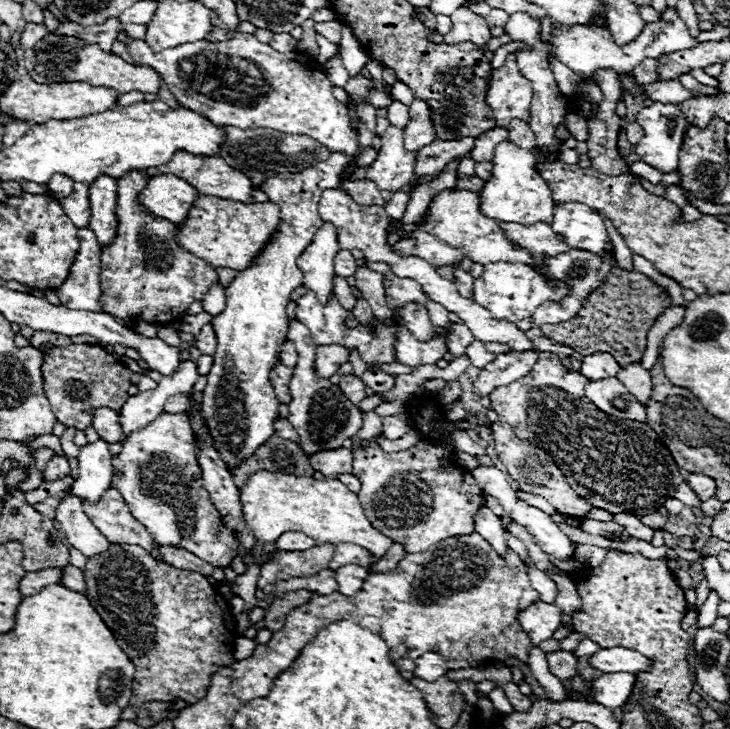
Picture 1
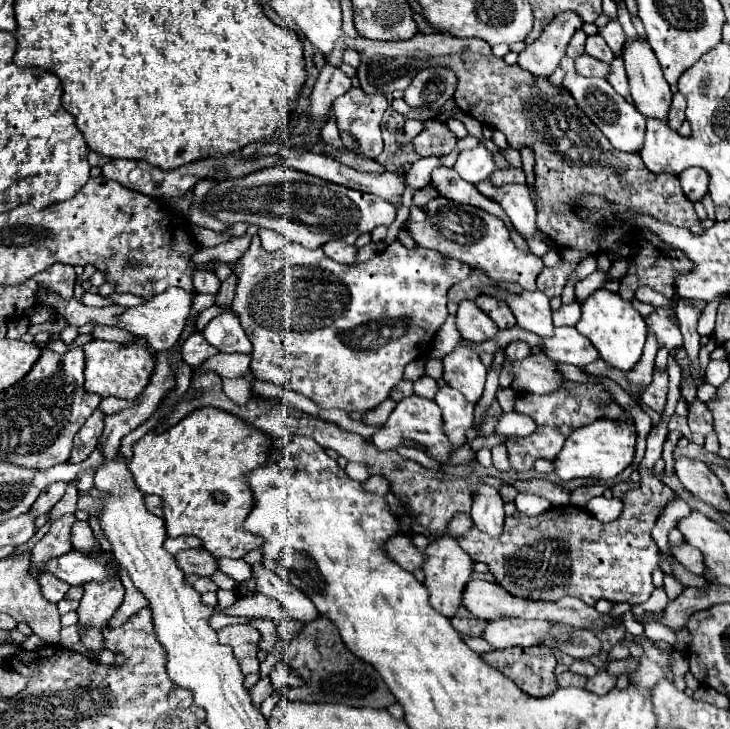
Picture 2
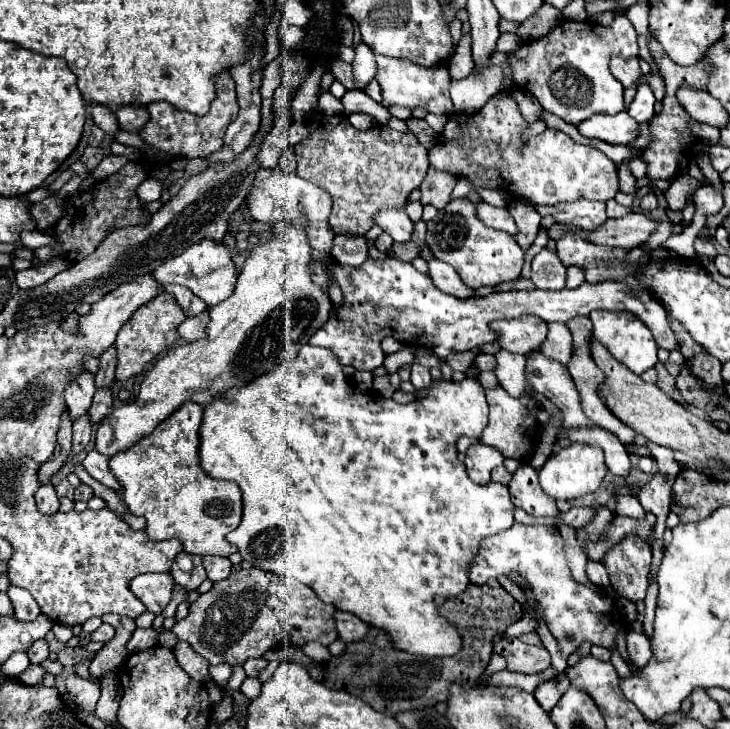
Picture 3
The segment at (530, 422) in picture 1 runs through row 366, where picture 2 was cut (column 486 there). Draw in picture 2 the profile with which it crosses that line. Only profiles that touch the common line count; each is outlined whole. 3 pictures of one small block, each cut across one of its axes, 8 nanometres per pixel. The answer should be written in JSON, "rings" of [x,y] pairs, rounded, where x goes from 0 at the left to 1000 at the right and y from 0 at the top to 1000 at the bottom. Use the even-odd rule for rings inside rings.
{"rings":[[[918,491],[915,494],[915,551],[907,579],[893,595],[888,595],[885,626],[877,639],[877,667],[852,678],[852,705],[838,716],[819,716],[805,700],[792,694],[753,697],[737,708],[721,708],[704,702],[690,713],[690,730],[685,738],[668,738],[668,733],[647,724],[641,733],[622,735],[636,757],[644,760],[649,771],[663,771],[677,787],[679,798],[696,809],[701,818],[721,823],[762,826],[773,818],[786,818],[814,831],[822,820],[836,826],[863,826],[879,829],[896,812],[893,785],[901,779],[901,749],[896,746],[890,730],[901,713],[899,700],[910,700],[915,689],[929,683],[912,664],[890,650],[896,634],[907,626],[907,609],[915,595],[915,576],[923,568],[926,551],[932,546],[932,505]]]}

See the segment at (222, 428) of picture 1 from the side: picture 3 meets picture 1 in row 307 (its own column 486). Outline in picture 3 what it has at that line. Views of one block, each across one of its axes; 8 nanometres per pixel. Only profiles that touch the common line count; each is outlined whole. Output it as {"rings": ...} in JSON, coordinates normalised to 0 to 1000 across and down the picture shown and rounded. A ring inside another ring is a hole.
{"rings":[[[630,272],[600,288],[597,299],[586,305],[584,335],[595,354],[616,362],[641,395],[679,392],[685,387],[707,384],[718,362],[718,346],[712,343],[704,324],[663,310],[649,291],[649,280]]]}

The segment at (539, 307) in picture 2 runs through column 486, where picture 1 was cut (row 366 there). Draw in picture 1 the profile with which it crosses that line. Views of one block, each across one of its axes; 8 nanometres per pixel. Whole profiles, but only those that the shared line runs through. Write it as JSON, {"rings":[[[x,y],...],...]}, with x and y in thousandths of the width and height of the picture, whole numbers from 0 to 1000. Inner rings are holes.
{"rings":[[[392,466],[392,469],[386,472],[386,477],[384,477],[384,499],[403,505],[403,502],[405,502],[405,494],[408,494],[405,477],[403,477],[403,472],[400,472],[397,466]]]}

